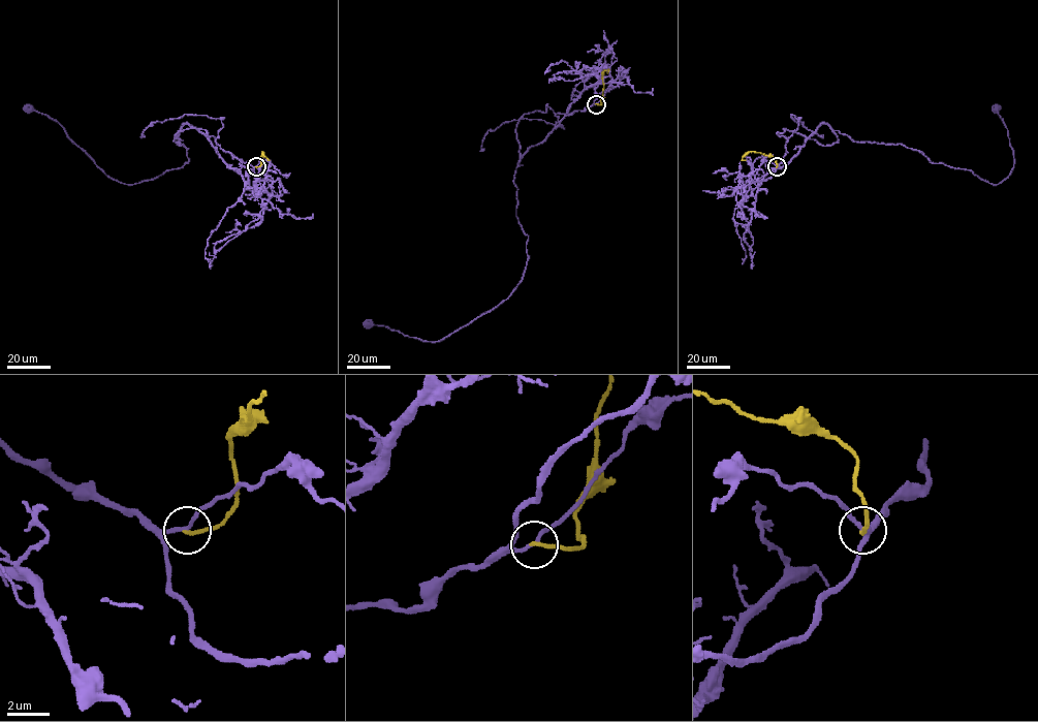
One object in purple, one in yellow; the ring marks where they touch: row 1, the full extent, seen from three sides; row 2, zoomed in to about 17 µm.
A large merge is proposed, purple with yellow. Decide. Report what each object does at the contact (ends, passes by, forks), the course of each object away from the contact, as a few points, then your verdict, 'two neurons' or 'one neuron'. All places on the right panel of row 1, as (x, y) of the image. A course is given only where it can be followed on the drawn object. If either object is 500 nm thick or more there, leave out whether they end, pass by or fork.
purple passes by | yellow ends | purple via (777, 166), (783, 128), (823, 146), (836, 130), (996, 184), (1014, 163), (996, 108) | yellow via (777, 166), (775, 158), (760, 153), (748, 152), (742, 158), (746, 160) | two neurons

